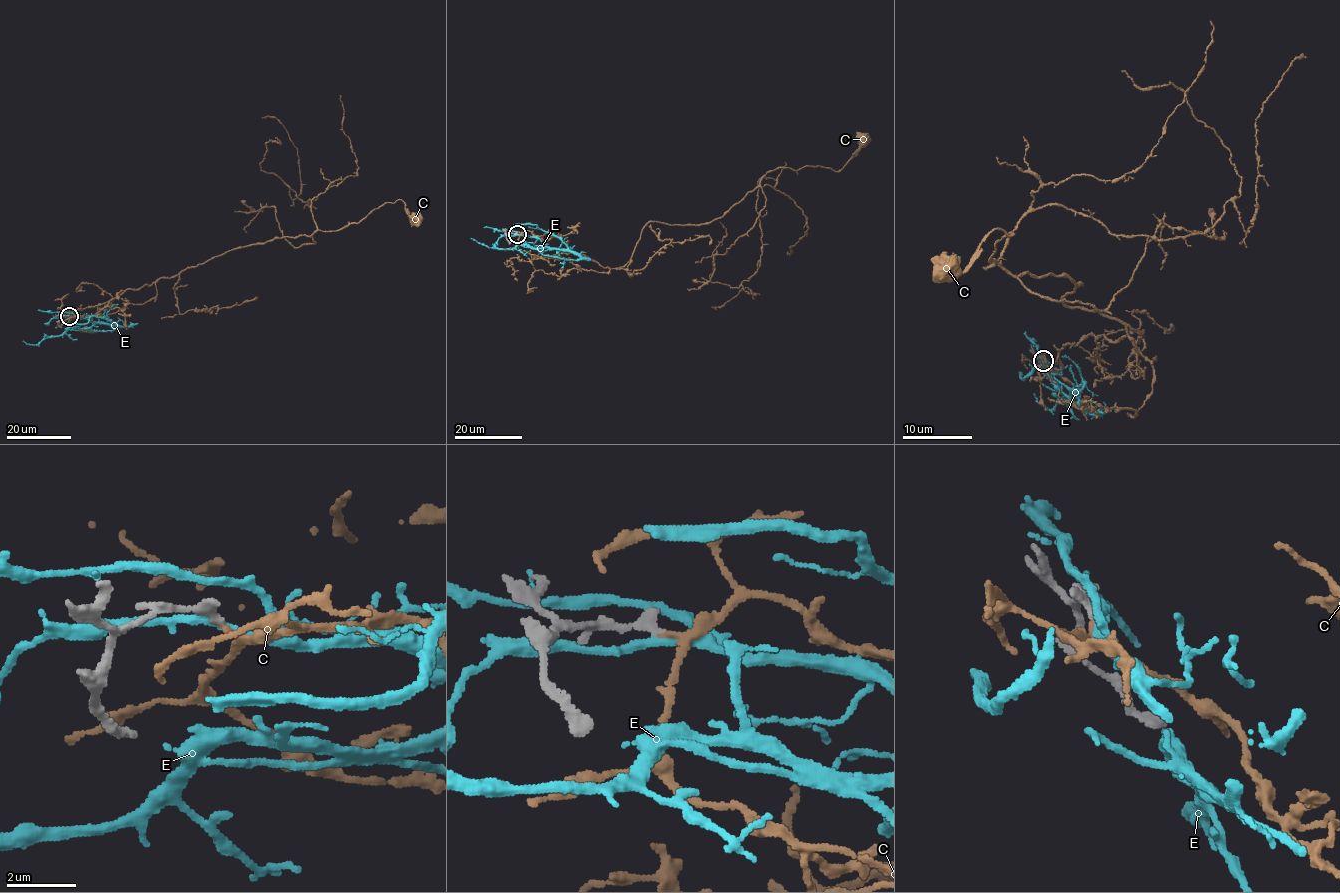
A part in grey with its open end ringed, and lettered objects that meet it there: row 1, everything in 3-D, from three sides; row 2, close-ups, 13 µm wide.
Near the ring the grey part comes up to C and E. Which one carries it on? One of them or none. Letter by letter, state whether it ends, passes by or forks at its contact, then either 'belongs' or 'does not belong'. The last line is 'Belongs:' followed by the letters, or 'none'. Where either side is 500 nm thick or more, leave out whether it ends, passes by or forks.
C: it passes by; belongs
E: it passes by; does not belong
Belongs: C

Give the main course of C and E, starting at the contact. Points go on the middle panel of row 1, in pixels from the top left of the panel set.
C: (517, 234), (557, 237), (620, 268), (650, 221), (721, 218), (765, 174), (839, 171), (863, 140)
E: (517, 234), (536, 236), (545, 246), (490, 248), (471, 238)

